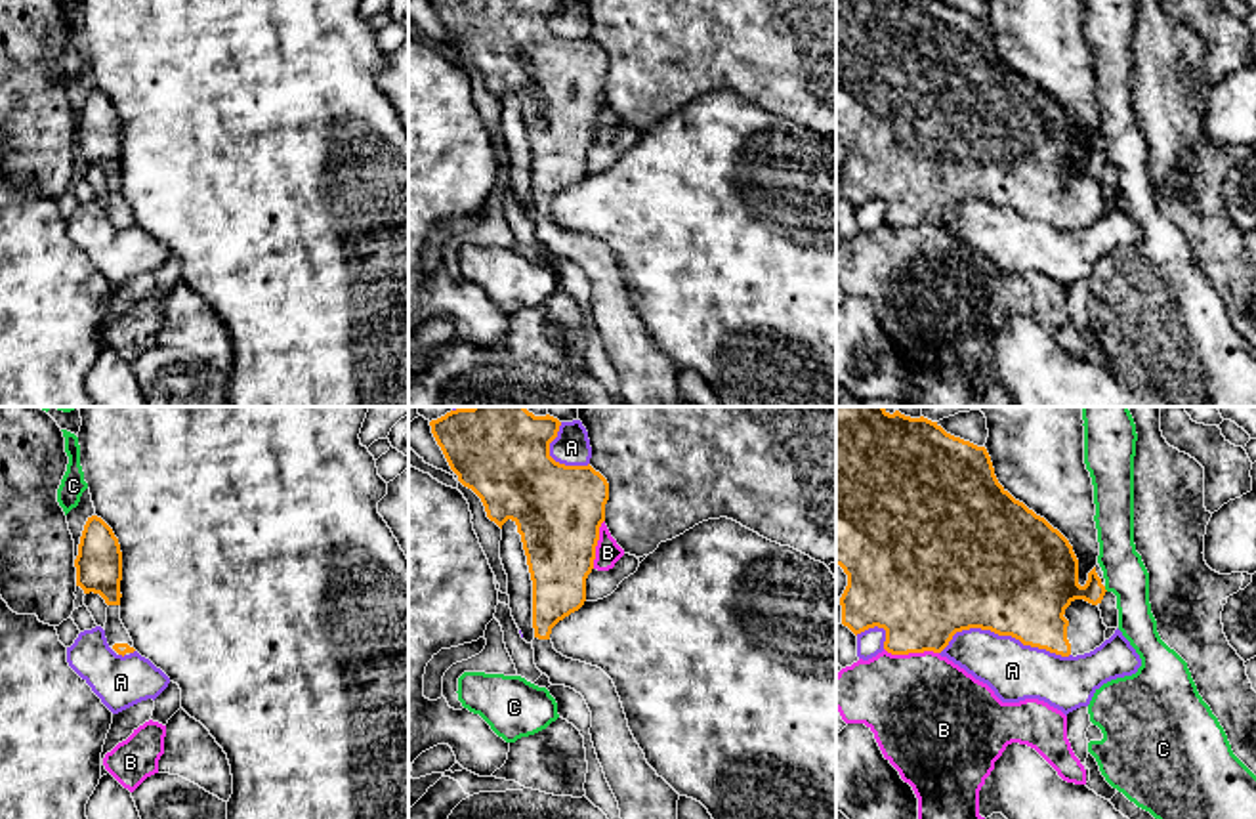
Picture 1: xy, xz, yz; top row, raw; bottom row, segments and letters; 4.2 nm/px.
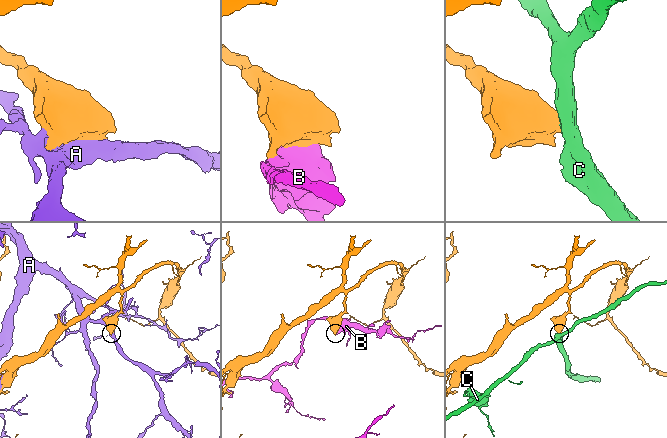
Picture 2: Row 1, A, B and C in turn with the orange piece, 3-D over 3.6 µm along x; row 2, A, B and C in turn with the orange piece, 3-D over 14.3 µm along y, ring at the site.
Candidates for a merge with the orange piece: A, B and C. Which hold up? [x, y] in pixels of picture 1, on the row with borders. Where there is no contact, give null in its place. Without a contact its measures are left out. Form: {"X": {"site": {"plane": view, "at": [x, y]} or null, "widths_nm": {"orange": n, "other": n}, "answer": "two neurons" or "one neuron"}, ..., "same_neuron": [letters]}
{"A": {"site": {"plane": "yz", "at": [1004, 634]}, "widths_nm": {"orange": 500, "other": 240}, "answer": "two neurons"}, "B": {"site": {"plane": "yz", "at": [911, 651]}, "widths_nm": {"orange": 440, "other": 460}, "answer": "two neurons"}, "C": {"site": {"plane": "yz", "at": [1104, 588]}, "widths_nm": {"orange": 280, "other": 180}, "answer": "two neurons"}, "same_neuron": []}

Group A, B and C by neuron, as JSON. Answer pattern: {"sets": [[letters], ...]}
{"sets": [["A"], ["B"], ["C"]]}

